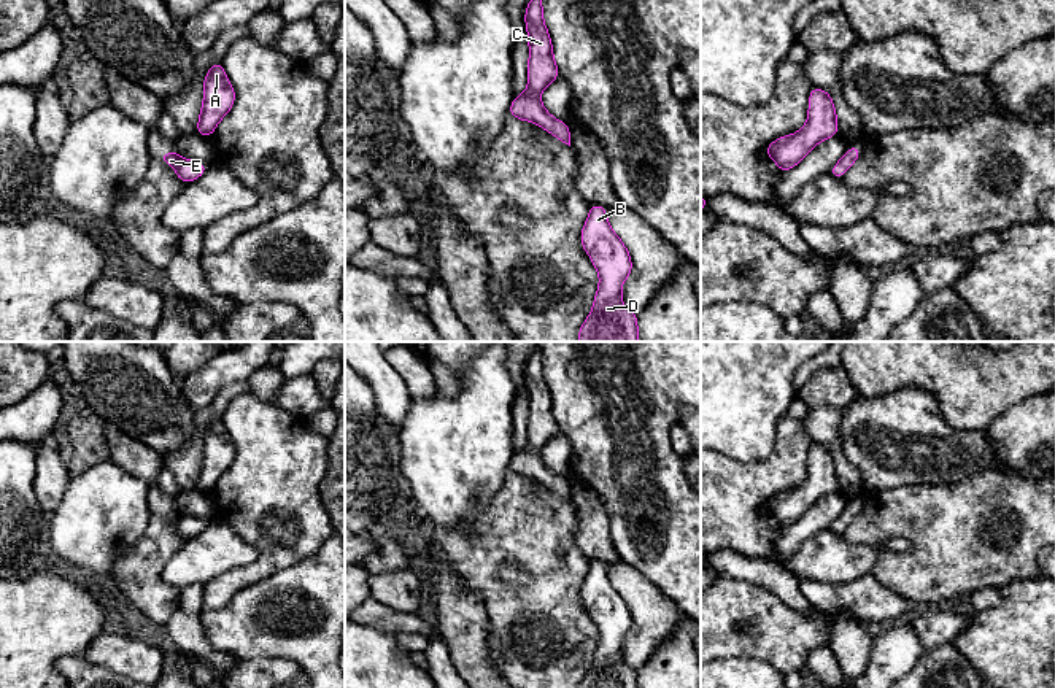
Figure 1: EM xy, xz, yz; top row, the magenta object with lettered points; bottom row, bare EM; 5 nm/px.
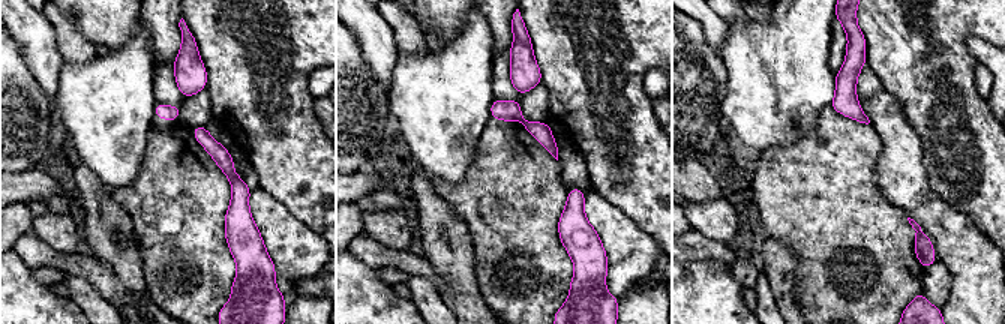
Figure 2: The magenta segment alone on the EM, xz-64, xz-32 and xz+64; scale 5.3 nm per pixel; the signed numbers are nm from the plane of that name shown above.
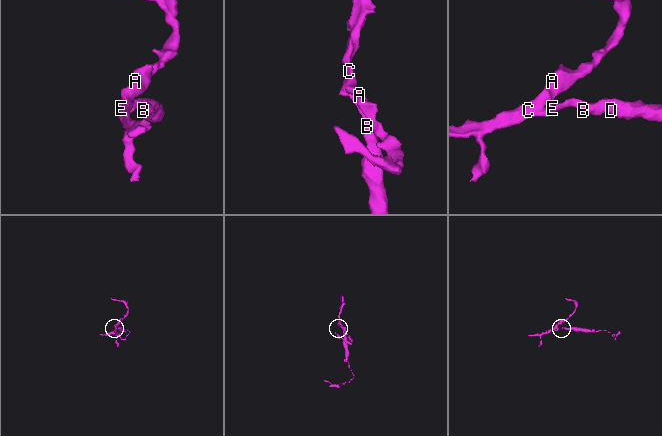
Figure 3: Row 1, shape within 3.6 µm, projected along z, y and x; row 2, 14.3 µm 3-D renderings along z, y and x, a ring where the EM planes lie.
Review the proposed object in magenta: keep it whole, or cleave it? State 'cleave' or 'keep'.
keep

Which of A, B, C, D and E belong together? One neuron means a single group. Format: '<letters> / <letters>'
A B C D E

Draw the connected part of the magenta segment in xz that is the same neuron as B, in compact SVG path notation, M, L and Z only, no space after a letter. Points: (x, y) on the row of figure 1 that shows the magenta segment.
M602 205L589 207L580 238L599 272L599 289L578 342L639 342L637 313L626 310L621 300L621 286L632 270L631 256L612 230Z

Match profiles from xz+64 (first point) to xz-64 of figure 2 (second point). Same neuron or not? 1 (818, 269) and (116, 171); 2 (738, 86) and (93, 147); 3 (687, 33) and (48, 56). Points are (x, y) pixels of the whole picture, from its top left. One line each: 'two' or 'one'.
1: two
2: one
3: two

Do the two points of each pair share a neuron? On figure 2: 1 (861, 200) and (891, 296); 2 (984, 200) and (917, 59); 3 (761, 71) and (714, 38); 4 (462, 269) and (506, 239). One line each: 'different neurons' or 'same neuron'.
1: same neuron
2: same neuron
3: different neurons
4: different neurons

